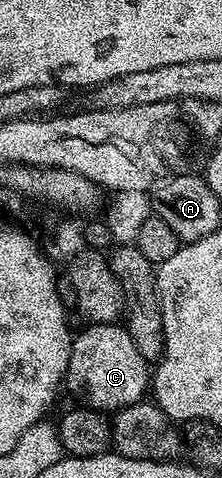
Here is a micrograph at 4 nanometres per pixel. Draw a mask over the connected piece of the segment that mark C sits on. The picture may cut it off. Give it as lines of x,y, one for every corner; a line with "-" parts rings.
91,323
74,334
71,342
71,354
69,355
69,367
65,378
65,389
76,397
76,402
82,403
88,409
98,409
108,415
116,411
136,405
139,401
144,400
146,391
149,389
149,362
137,351
133,339
127,334
126,328
122,324
112,323
101,325

